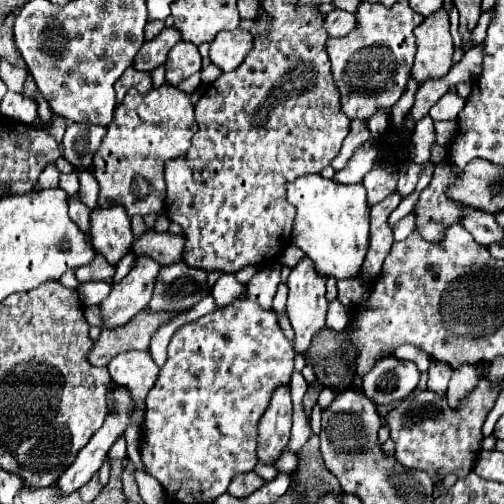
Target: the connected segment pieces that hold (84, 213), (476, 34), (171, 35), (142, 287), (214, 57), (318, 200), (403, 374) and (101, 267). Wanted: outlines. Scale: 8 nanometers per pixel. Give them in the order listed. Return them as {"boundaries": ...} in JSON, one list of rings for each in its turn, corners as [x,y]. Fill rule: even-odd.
{"boundaries":[[[[77,195],[69,197],[69,217],[79,225],[79,229],[83,229],[83,233],[87,233],[87,243],[91,243],[91,235],[89,235],[89,207],[83,205]]],[[[493,9],[480,15],[479,21],[473,30],[469,41],[472,46],[479,45],[484,41],[489,23],[491,22],[491,17],[493,17]]],[[[173,27],[163,29],[153,41],[147,41],[143,45],[143,49],[139,49],[139,53],[135,55],[135,61],[133,61],[133,69],[153,71],[155,67],[163,65],[169,49],[179,41],[181,41],[181,35]]],[[[137,257],[133,271],[113,285],[109,297],[99,305],[105,327],[121,327],[149,305],[159,269],[161,265],[151,257]]],[[[235,29],[235,31],[223,31],[211,41],[209,49],[209,59],[213,65],[217,65],[223,73],[237,69],[245,55],[253,47],[253,37],[245,29]]],[[[305,175],[287,185],[287,201],[297,207],[291,241],[315,263],[315,271],[323,277],[353,279],[363,271],[369,249],[369,203],[361,183],[339,185],[321,175]]],[[[385,357],[375,363],[375,367],[363,377],[365,395],[373,403],[389,405],[393,401],[403,401],[419,383],[419,369],[411,361],[401,361],[397,357]]],[[[97,253],[95,261],[91,261],[91,265],[75,269],[75,277],[79,279],[79,283],[87,283],[87,281],[107,281],[107,283],[113,283],[115,267],[109,265],[105,261],[105,257]]]]}

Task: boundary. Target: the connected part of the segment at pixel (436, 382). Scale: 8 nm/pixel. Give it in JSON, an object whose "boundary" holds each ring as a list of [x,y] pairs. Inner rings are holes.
{"boundary":[[[431,361],[427,389],[437,393],[437,395],[445,395],[447,393],[447,383],[451,379],[451,373],[453,373],[451,365],[447,365],[443,361]]]}

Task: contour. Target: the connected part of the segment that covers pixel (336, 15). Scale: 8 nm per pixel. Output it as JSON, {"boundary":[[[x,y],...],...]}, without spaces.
{"boundary":[[[335,9],[325,17],[325,29],[333,37],[343,37],[343,35],[351,33],[351,29],[355,29],[355,15]]]}

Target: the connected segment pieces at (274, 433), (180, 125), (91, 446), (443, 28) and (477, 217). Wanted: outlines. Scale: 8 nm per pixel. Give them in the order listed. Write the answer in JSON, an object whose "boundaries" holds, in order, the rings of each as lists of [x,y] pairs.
{"boundaries":[[[[279,387],[267,407],[267,413],[259,421],[257,435],[257,459],[263,465],[273,465],[281,457],[291,433],[291,395],[289,387]]],[[[163,85],[151,89],[147,95],[139,95],[131,89],[115,109],[115,117],[111,125],[107,125],[107,135],[93,157],[93,175],[99,183],[97,205],[105,205],[105,199],[113,199],[127,209],[127,215],[159,213],[165,205],[163,167],[169,159],[175,159],[189,149],[195,129],[193,103],[177,87]]],[[[125,387],[115,389],[115,405],[117,405],[117,411],[113,415],[107,415],[103,427],[79,451],[75,463],[59,477],[57,491],[61,497],[71,495],[73,491],[77,491],[85,483],[89,483],[89,479],[103,465],[109,447],[115,443],[115,439],[119,435],[125,433],[125,427],[129,425],[129,417],[131,417],[131,409],[133,409],[133,401]]],[[[447,9],[435,11],[431,17],[415,29],[417,37],[417,53],[411,73],[417,83],[425,79],[439,79],[449,73],[451,57],[453,57],[453,39],[449,33],[449,13]]],[[[467,207],[465,217],[463,217],[463,227],[483,247],[489,247],[493,243],[503,241],[503,229],[499,229],[499,225],[495,221],[495,215],[491,215],[491,213]]]]}

